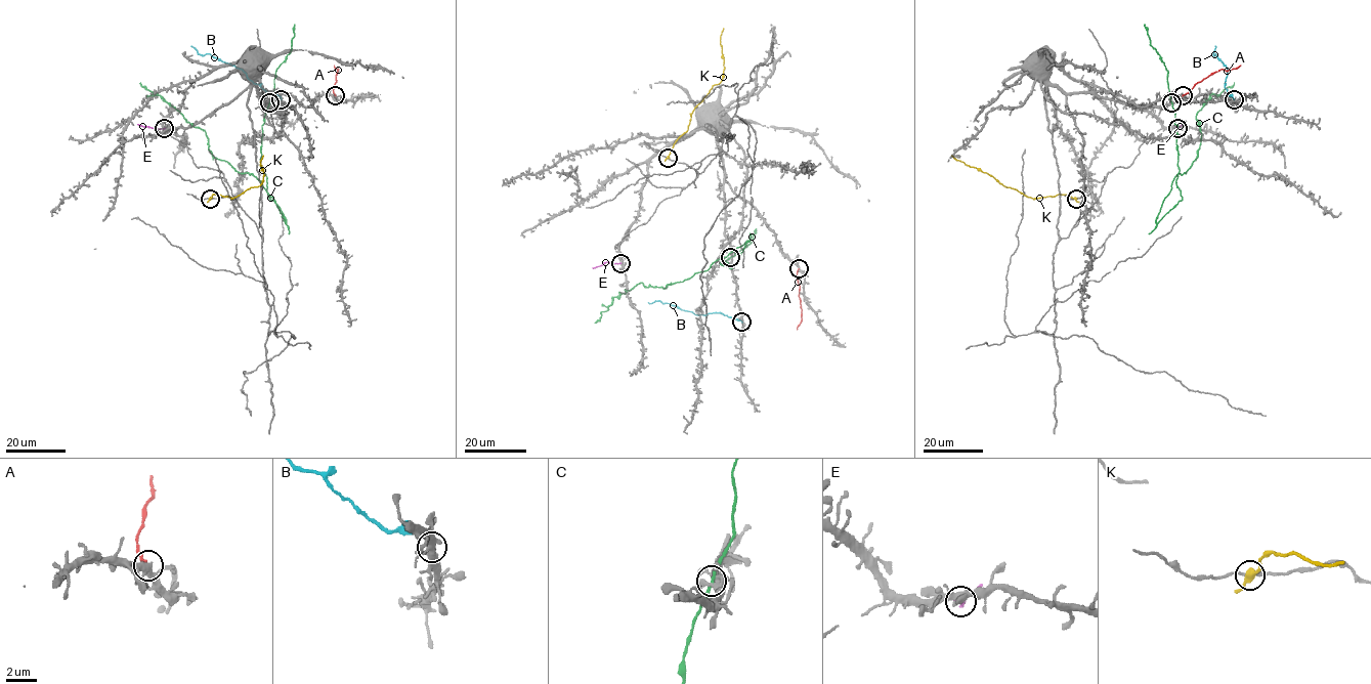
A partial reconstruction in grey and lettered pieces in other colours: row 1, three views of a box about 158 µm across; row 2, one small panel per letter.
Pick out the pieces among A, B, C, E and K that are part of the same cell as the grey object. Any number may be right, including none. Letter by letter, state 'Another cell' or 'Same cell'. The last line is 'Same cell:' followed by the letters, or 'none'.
A: Another cell
B: Another cell
C: Another cell
E: Another cell
K: Another cell
Same cell: none

